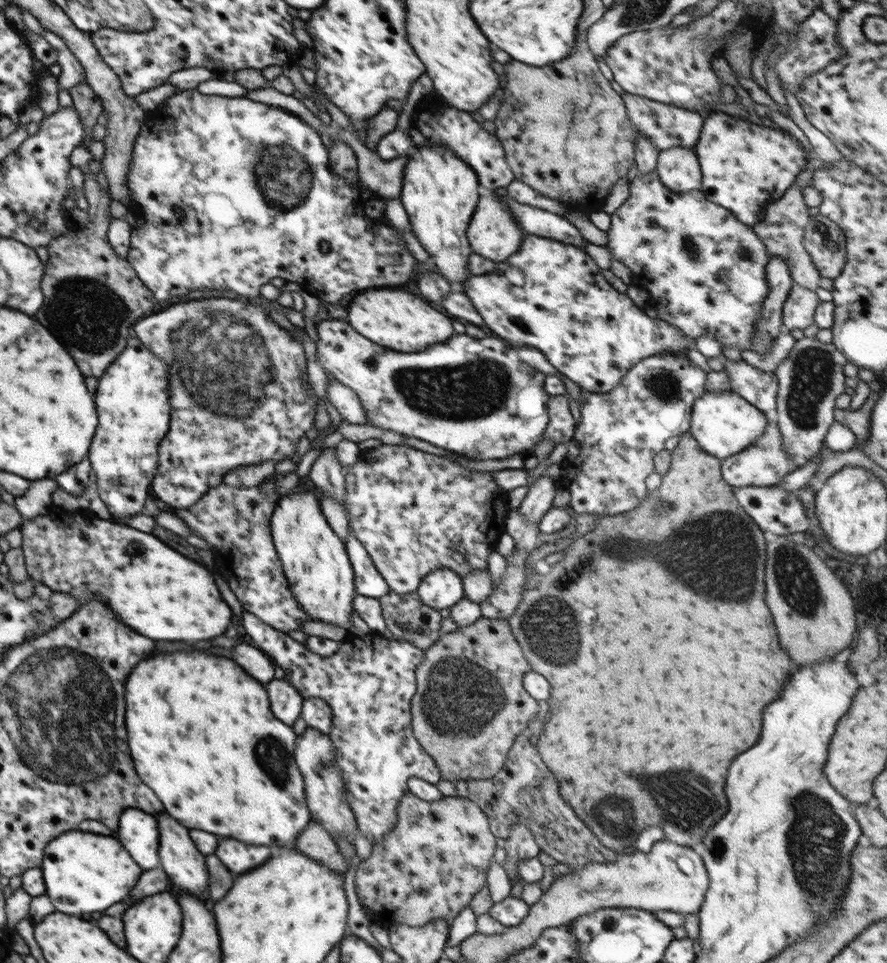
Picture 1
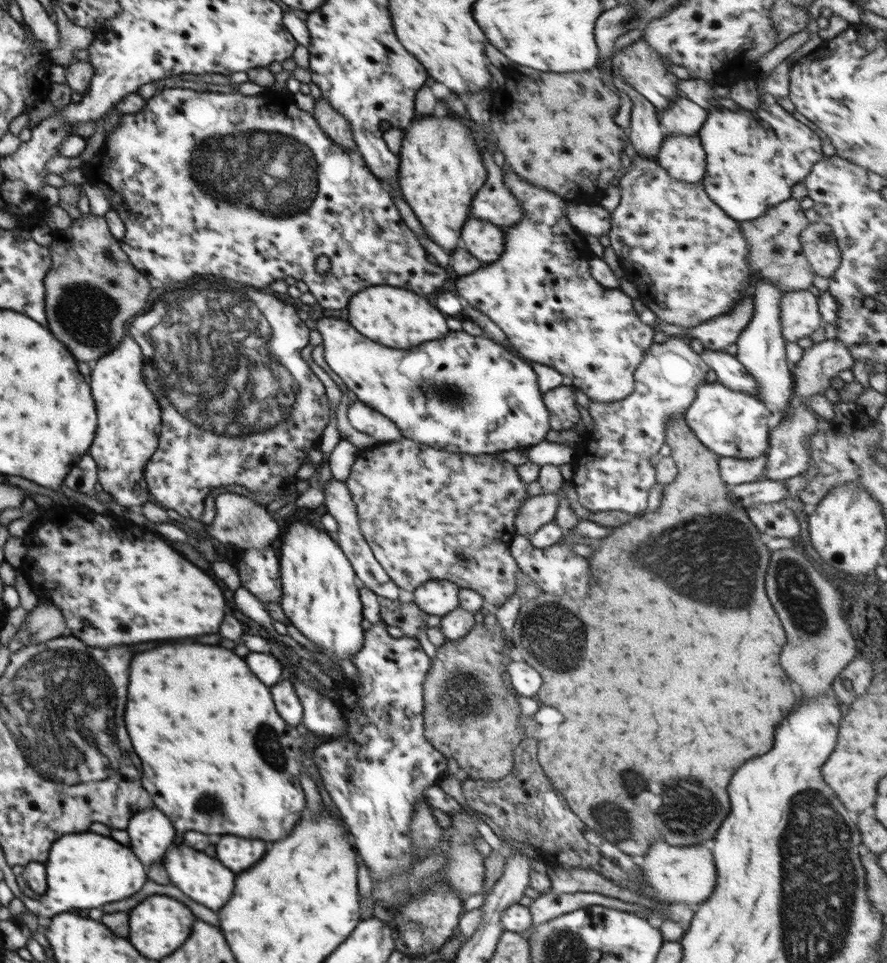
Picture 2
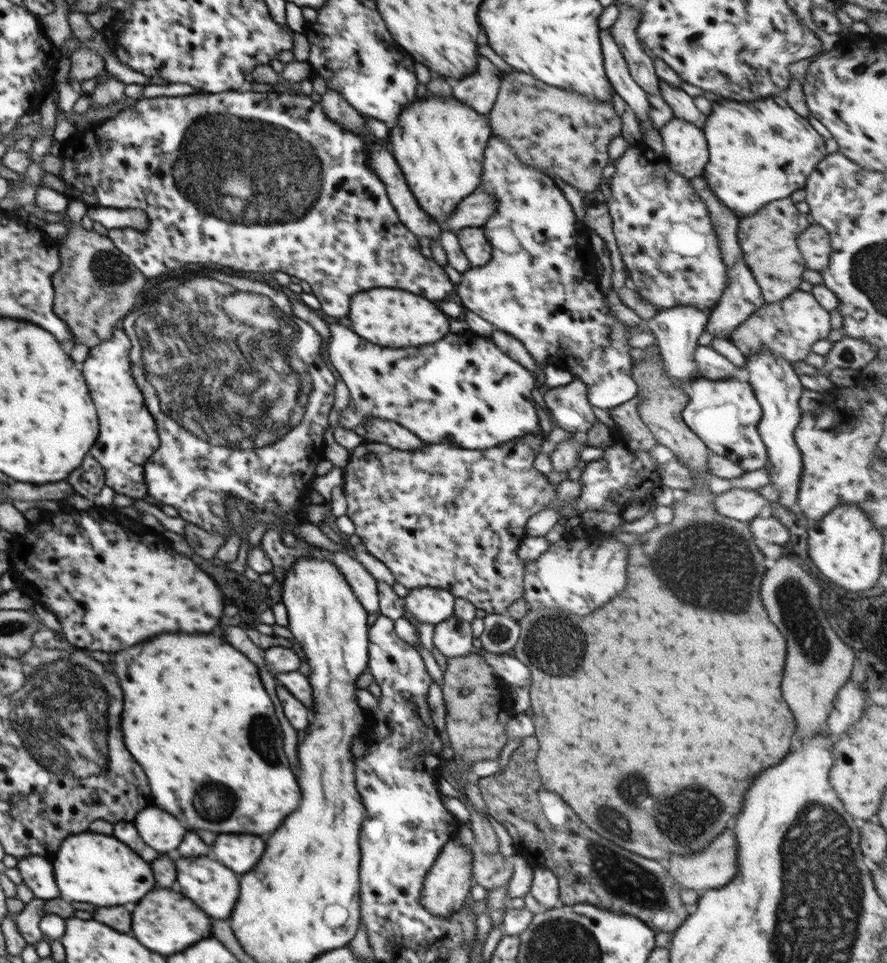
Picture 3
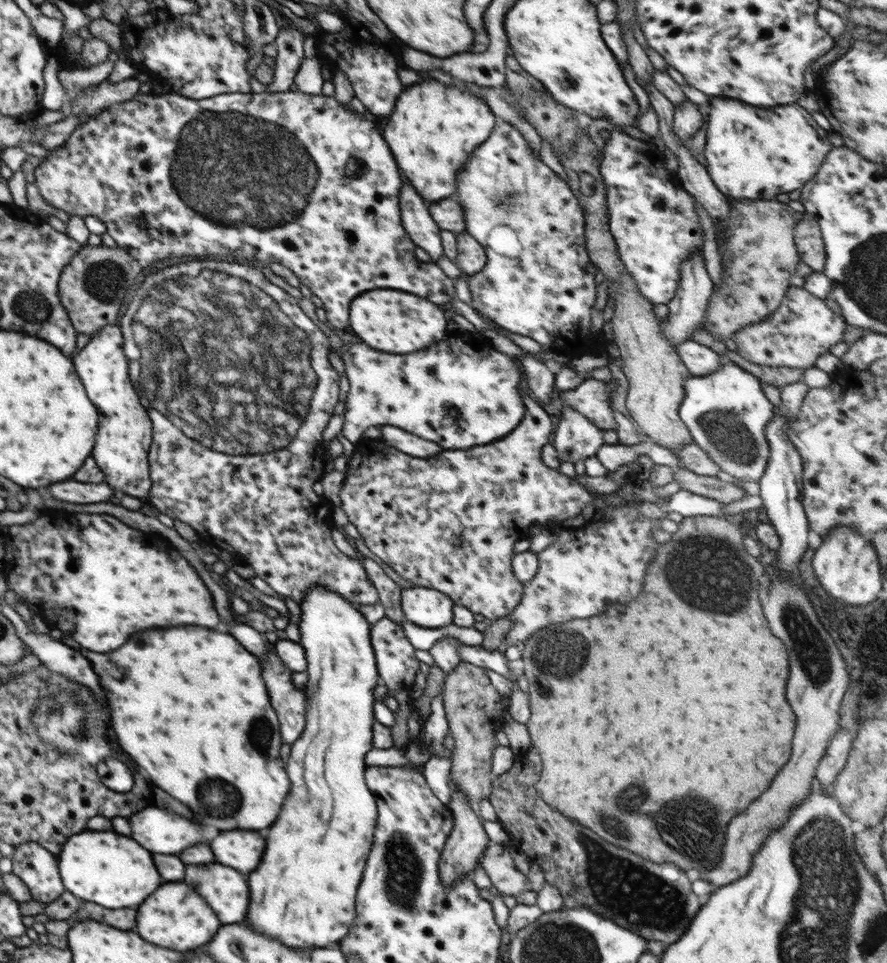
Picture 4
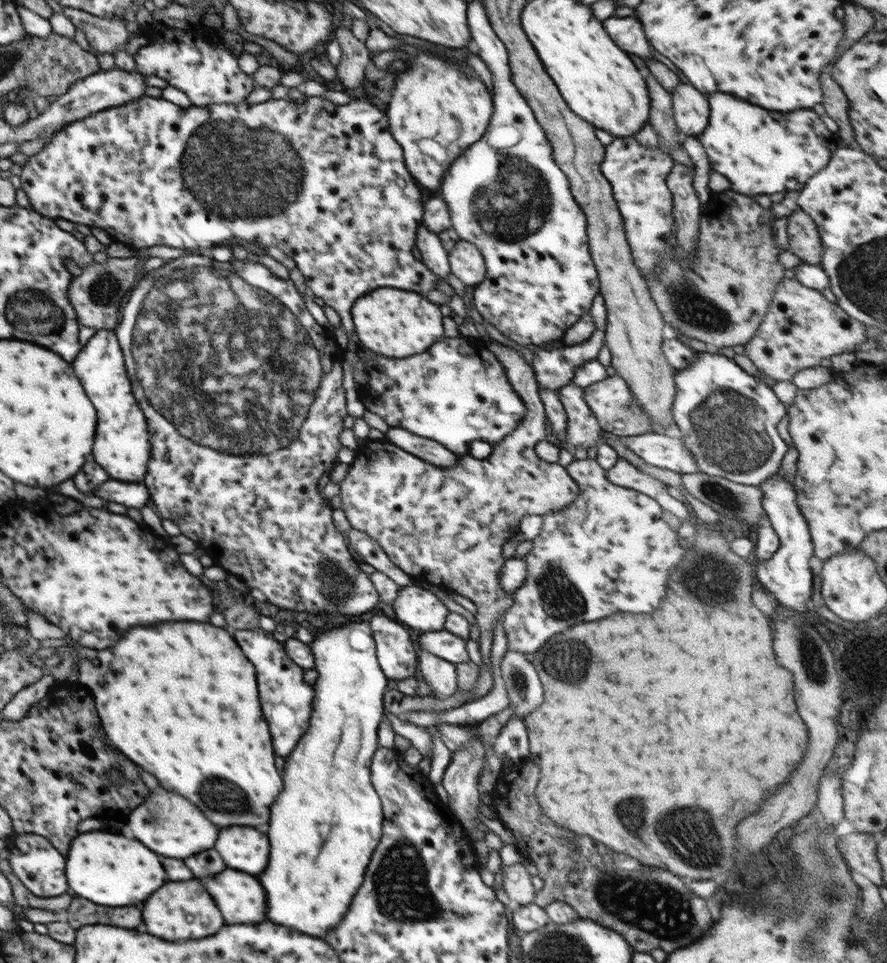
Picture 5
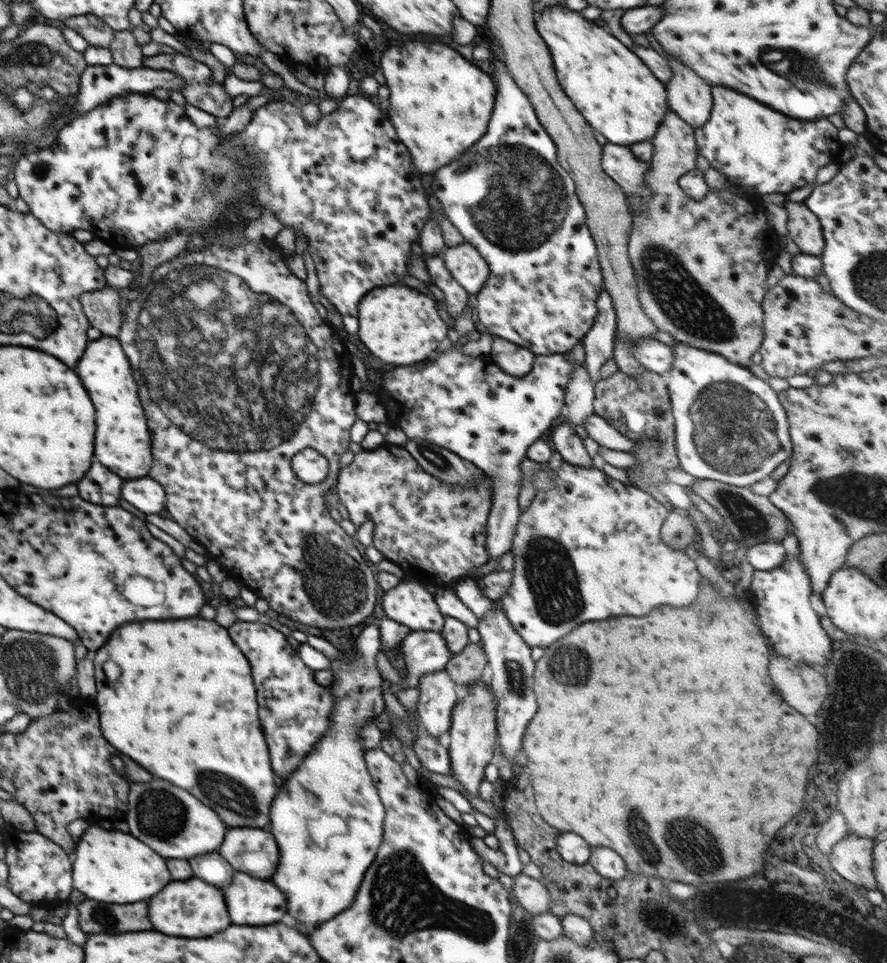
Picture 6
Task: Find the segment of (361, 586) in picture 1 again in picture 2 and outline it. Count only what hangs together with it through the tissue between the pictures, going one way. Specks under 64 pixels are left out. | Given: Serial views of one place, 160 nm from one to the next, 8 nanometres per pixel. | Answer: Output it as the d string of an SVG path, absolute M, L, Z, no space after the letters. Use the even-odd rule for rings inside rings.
M334 478L330 479L328 485L326 485L326 493L324 492L324 495L325 503L323 508L326 508L328 513L338 521L339 529L334 537L336 538L338 546L342 549L342 552L348 557L348 560L352 564L358 583L361 584L361 586L366 586L368 590L372 590L379 598L383 597L389 600L398 600L400 592L398 586L396 586L390 579L390 576L382 569L382 566L380 566L376 557L373 555L370 545L361 533L357 510L345 481Z

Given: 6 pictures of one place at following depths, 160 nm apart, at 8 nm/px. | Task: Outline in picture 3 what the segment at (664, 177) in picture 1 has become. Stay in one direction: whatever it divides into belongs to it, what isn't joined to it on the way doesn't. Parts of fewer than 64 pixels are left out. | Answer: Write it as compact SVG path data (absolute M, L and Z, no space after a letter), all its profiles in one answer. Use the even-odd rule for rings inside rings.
M673 118L660 131L664 158L674 172L688 180L702 175L709 160L707 140L701 125Z

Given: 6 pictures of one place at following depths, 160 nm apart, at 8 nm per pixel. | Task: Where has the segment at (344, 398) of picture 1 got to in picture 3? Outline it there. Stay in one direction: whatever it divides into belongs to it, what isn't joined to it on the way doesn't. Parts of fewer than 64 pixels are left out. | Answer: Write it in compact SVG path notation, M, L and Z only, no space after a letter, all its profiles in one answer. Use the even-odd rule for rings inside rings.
M367 418L362 426L367 432L365 441L387 444L398 450L416 450L425 445L413 432L391 420Z

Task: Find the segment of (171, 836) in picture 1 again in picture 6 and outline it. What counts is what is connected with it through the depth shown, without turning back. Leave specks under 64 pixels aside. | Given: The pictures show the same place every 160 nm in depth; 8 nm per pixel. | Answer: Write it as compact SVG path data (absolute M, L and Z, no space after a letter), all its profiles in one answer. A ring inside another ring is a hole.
M236 872L232 884L224 890L232 924L264 926L282 920L286 914L286 896L272 882L250 878Z

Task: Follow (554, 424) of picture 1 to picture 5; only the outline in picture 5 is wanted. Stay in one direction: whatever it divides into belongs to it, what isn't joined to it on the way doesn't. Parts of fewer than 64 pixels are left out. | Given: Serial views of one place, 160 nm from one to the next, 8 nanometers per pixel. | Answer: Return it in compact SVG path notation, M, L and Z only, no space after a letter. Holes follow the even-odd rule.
M606 376L606 378L587 386L584 392L583 399L591 408L602 430L612 432L620 438L655 432L651 418L643 411L643 404L634 398L622 376Z

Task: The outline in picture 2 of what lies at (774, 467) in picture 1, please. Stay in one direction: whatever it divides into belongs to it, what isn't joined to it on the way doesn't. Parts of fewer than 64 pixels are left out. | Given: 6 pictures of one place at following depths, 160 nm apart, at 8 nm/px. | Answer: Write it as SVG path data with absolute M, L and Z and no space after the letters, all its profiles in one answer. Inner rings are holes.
M767 453L758 458L719 457L719 471L725 484L734 486L764 479L766 463Z

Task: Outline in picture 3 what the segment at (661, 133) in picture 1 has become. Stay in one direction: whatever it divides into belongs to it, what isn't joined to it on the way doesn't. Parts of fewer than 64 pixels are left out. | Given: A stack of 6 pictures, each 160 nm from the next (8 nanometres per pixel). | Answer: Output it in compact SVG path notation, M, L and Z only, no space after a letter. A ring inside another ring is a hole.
M659 81L661 96L664 101L672 108L673 118L678 120L686 120L690 124L702 124L705 117L702 116L700 110L694 105L694 100L681 88L676 88L666 81Z

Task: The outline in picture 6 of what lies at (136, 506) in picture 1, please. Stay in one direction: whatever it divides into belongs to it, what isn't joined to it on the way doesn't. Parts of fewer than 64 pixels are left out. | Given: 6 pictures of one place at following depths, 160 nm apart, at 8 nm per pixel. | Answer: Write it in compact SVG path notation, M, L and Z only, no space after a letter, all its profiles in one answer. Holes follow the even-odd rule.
M102 335L89 341L76 372L96 406L96 460L124 480L148 477L153 465L148 422L138 398L138 386L130 362L117 337Z

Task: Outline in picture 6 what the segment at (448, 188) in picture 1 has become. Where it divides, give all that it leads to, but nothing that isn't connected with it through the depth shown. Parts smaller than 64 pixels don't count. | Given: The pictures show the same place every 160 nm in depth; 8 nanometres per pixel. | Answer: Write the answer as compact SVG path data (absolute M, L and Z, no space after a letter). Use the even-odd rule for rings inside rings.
M406 42L404 46L398 46L398 48L390 47L387 51L384 51L380 66L386 78L388 89L390 89L390 98L388 100L389 118L396 130L398 138L402 141L402 144L405 144L404 146L406 146L406 149L409 151L415 168L420 172L434 174L440 167L446 166L446 164L450 164L454 160L458 160L464 150L468 150L472 144L477 143L487 133L496 99L494 80L492 80L490 74L485 73L468 59L460 56L460 53L456 52L456 50L452 50L450 46L444 46L444 44L440 44L440 42Z

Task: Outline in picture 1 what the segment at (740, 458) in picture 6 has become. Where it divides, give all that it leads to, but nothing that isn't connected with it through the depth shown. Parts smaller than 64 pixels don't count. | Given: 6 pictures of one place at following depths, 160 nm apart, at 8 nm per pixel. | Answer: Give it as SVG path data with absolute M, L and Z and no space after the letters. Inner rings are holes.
M704 391L692 405L691 425L688 430L708 454L724 460L734 456L753 442L757 442L767 429L768 415L732 391Z

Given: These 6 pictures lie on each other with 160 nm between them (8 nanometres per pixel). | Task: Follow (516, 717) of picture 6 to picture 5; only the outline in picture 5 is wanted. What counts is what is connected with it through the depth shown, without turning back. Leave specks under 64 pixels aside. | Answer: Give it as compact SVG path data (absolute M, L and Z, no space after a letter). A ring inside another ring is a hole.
M504 651L502 660L500 660L500 676L502 676L508 700L510 700L509 707L512 708L513 716L524 716L525 718L544 702L544 690L540 684L538 671L532 662L526 659L523 652Z

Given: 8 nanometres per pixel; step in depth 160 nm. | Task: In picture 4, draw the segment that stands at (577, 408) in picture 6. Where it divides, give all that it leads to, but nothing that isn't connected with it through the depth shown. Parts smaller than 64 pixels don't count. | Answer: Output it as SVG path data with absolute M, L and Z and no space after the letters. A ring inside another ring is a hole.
M571 406L561 407L561 418L554 436L554 448L561 462L573 462L595 456L605 443L601 428Z

